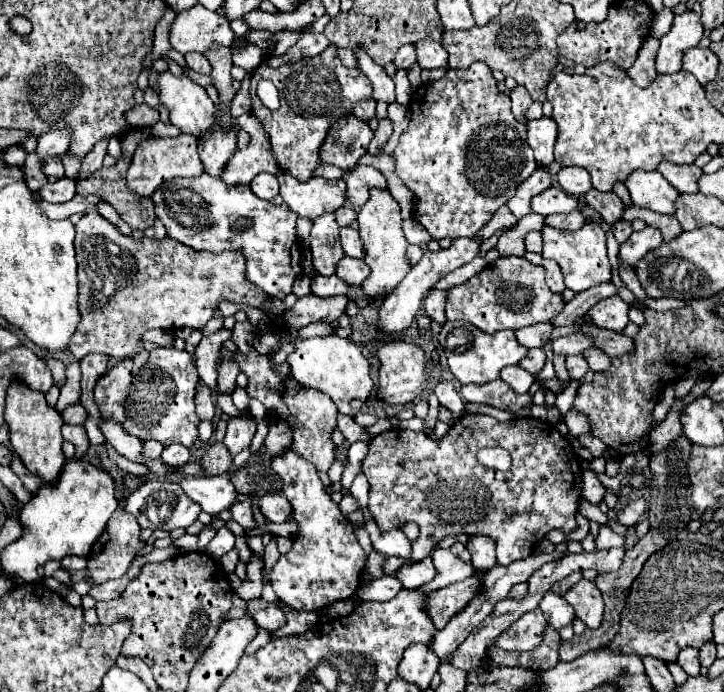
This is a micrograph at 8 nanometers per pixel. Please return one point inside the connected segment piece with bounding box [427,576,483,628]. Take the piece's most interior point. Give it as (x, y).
(443, 604)

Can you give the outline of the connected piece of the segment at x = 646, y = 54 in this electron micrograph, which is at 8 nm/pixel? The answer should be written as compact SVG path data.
M647 36L647 40L643 42L643 48L639 50L639 56L635 60L635 64L627 70L629 78L637 84L637 86L649 86L655 78L657 78L657 70L655 70L655 54L659 50L659 40L653 36Z

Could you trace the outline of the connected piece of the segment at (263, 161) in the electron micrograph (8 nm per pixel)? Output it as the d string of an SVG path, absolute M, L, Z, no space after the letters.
M247 112L236 119L236 125L238 129L246 131L251 136L251 142L247 144L247 148L237 150L231 156L227 168L223 168L221 180L233 186L233 184L249 184L259 172L277 174L279 166L275 168L269 136L259 124L259 120L255 120L255 116Z

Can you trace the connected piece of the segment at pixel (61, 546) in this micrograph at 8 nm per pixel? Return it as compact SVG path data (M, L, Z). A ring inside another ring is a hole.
M69 460L57 480L41 486L31 502L21 508L23 534L1 552L3 576L35 580L35 570L45 566L49 560L61 562L67 556L87 558L115 508L117 500L113 478L101 468L79 460Z

